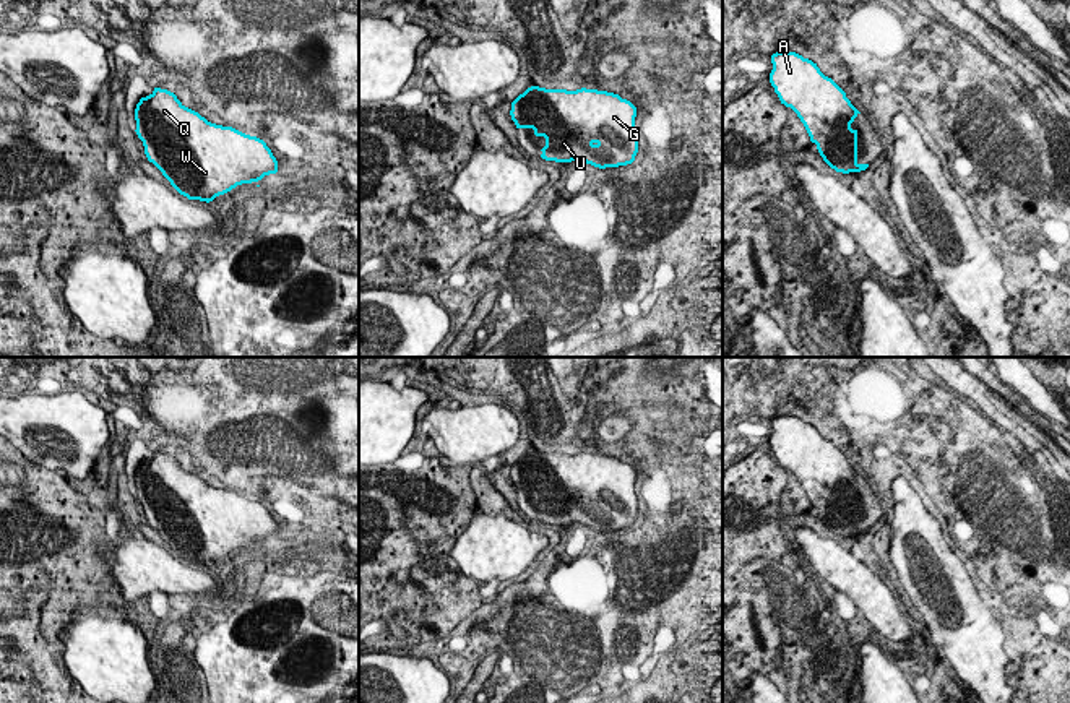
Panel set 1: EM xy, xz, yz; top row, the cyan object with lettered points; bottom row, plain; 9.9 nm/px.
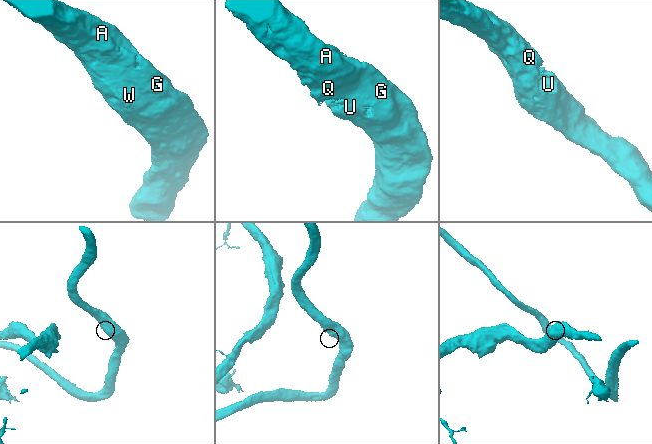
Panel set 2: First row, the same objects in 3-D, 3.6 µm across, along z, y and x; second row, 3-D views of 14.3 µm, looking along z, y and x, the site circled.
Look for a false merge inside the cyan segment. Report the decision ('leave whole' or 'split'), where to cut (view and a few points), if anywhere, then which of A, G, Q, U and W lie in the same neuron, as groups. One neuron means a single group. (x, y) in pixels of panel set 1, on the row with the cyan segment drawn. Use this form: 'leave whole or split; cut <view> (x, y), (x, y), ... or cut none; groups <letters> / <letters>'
leave whole; cut none; groups A G Q U W

